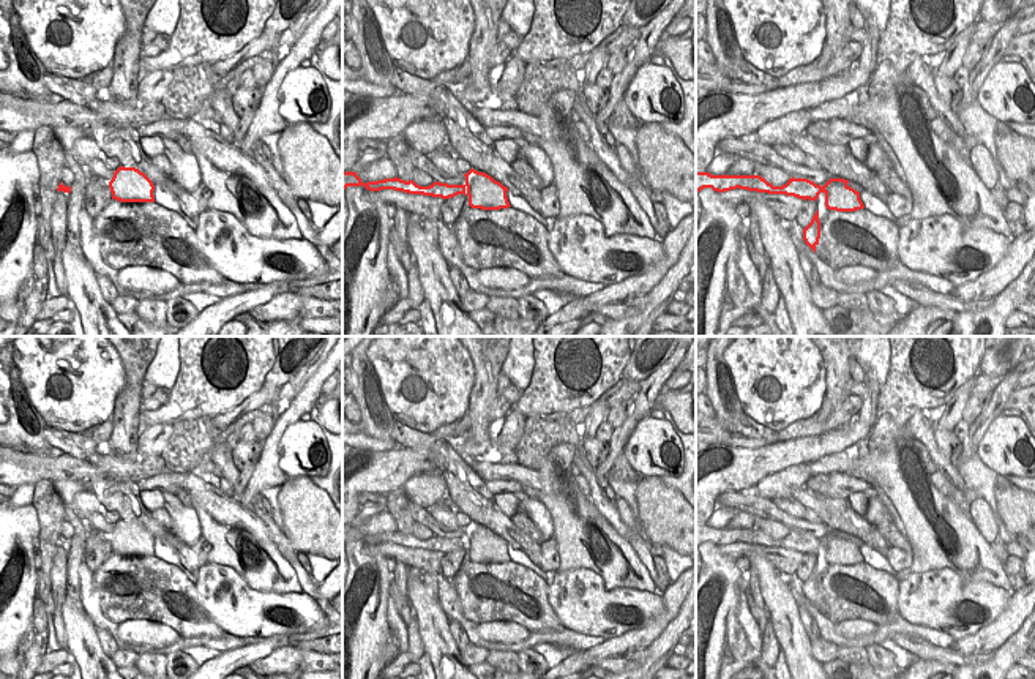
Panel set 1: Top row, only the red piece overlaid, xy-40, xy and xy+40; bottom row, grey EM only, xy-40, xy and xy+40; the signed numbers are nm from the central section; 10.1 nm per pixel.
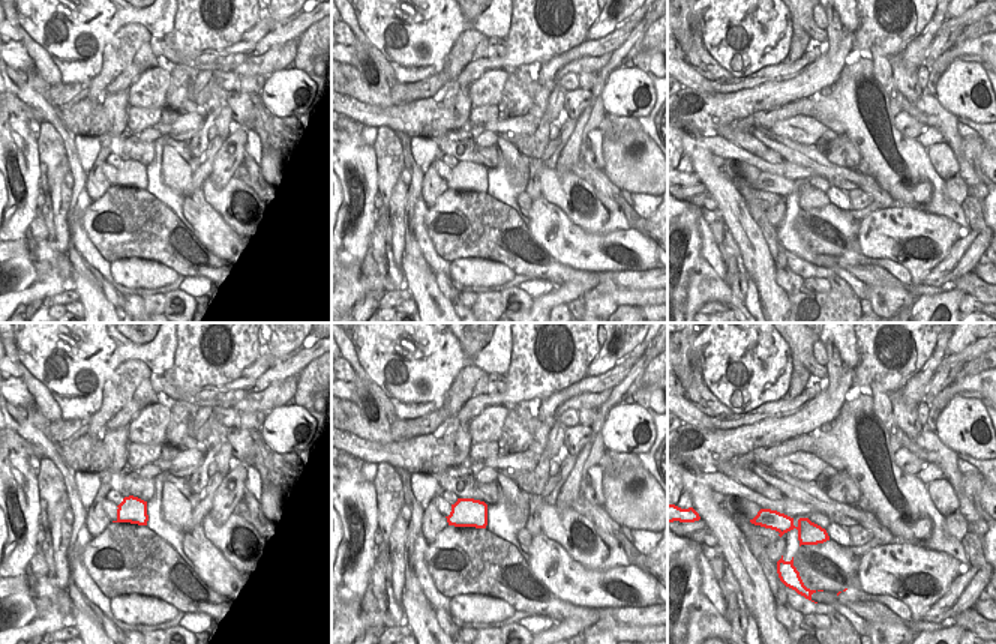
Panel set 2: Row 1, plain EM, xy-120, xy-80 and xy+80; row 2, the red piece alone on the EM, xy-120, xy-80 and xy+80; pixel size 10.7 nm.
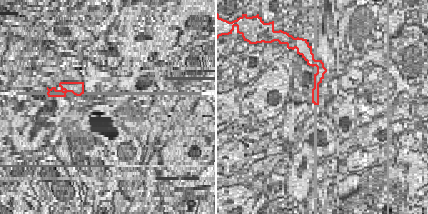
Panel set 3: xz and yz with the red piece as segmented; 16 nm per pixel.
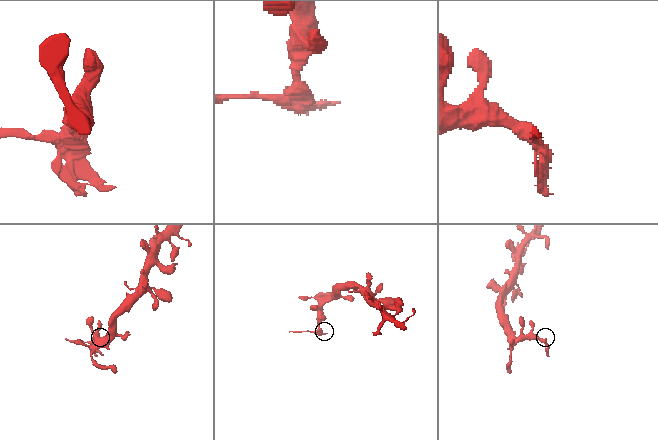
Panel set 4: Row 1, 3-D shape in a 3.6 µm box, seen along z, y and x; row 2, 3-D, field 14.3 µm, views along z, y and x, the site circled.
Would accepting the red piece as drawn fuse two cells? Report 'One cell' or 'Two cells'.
Two cells.

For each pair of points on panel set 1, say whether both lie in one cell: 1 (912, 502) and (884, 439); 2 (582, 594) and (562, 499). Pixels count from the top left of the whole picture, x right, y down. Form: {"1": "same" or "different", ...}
{"1": "different", "2": "different"}

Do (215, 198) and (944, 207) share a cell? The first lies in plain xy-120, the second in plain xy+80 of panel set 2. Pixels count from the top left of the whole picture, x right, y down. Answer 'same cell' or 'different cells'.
same cell

